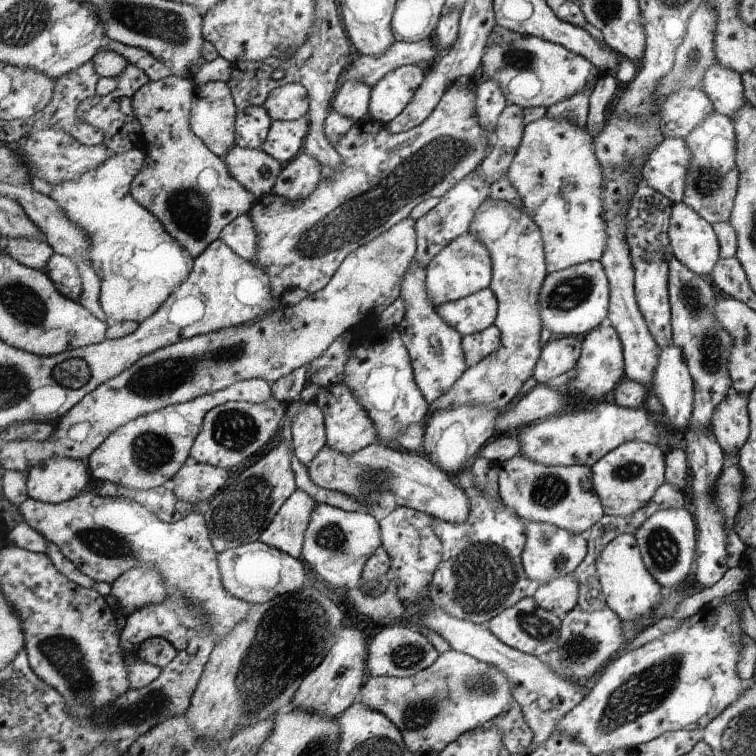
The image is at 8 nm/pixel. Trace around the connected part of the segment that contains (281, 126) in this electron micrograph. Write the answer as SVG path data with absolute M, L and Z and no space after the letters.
M308 115L293 121L274 121L262 149L281 163L290 163L303 148L309 124Z

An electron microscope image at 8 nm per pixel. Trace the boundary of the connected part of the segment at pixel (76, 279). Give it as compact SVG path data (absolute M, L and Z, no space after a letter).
M54 252L53 256L47 260L47 266L43 272L51 278L61 294L75 302L80 302L83 276L70 257Z

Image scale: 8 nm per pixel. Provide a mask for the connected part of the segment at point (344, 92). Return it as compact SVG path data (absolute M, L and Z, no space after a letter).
M357 78L344 79L332 101L332 110L351 118L351 120L364 120L370 112L372 86L357 80Z

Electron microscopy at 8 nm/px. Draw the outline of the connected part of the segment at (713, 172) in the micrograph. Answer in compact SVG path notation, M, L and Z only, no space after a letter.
M719 111L709 114L703 124L686 138L695 152L693 168L687 177L684 196L685 204L689 204L712 225L730 222L731 207L734 206L734 196L738 183L738 167L735 164L734 124L730 116Z

